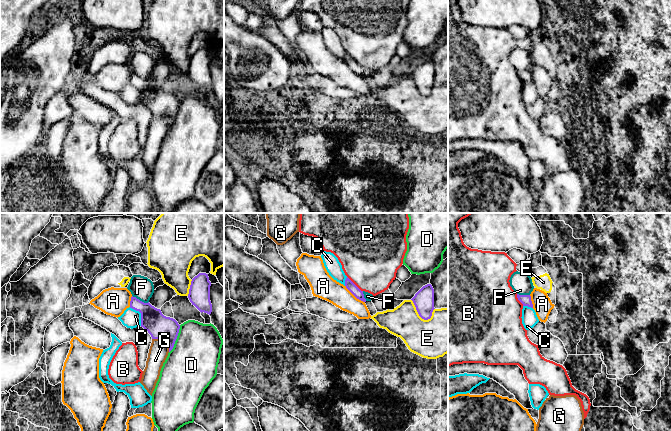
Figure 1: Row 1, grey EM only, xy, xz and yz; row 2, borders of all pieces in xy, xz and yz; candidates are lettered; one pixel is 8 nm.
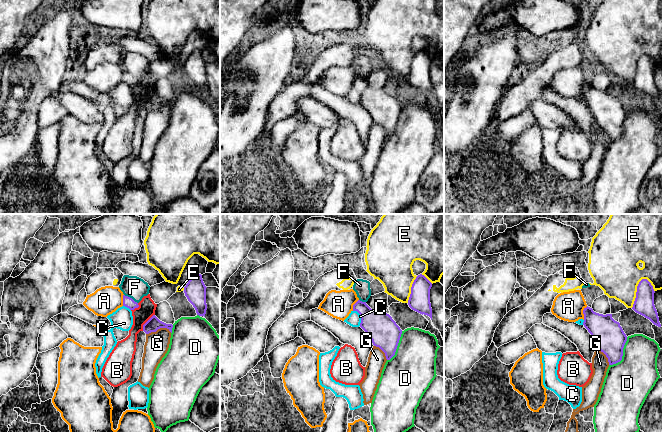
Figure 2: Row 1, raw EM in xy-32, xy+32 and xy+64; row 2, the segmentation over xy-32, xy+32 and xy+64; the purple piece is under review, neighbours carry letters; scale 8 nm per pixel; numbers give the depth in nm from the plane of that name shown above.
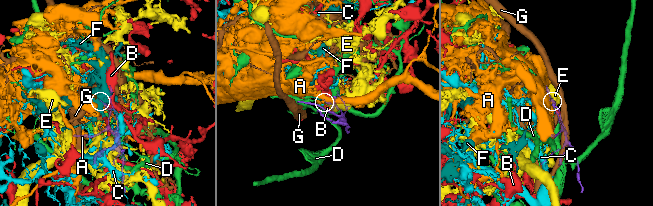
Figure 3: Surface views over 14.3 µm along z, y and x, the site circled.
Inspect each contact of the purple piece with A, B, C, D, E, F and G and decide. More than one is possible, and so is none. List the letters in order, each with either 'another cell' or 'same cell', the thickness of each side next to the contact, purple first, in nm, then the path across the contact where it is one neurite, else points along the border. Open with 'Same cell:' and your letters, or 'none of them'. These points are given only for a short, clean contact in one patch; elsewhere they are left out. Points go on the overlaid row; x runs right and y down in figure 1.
Same cell: none of them
A: another cell; calibres 70 and 190 nm
B: another cell; calibres 70 and 480 nm
C: another cell; calibres 190 and 150 nm; border xy (129, 307), (140, 313), (141, 325)
D: another cell; calibres 190 and 400 nm
E: another cell; calibres 160 and 320 nm
F: another cell; calibres 190 and 180 nm; border xy (132, 295), (144, 302), (148, 302)
G: another cell; calibres 190 and 160 nm; border xy (152, 338), (162, 338), (167, 343), (169, 351)

